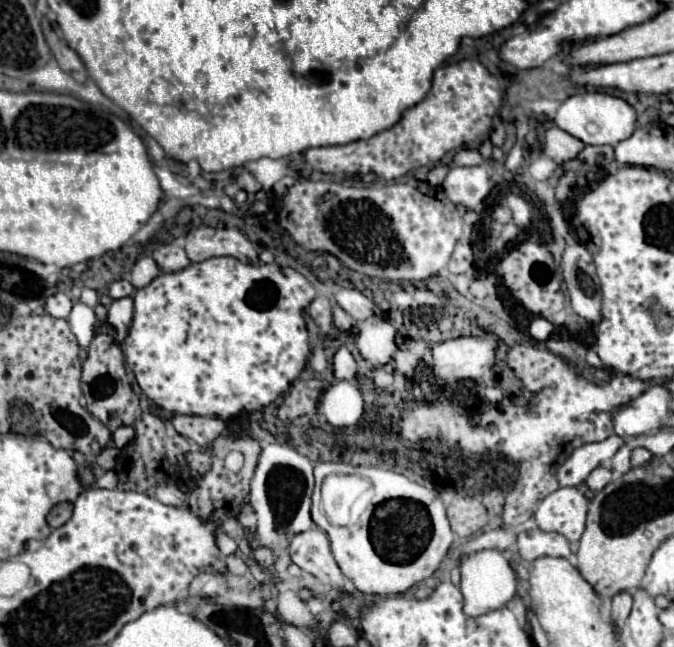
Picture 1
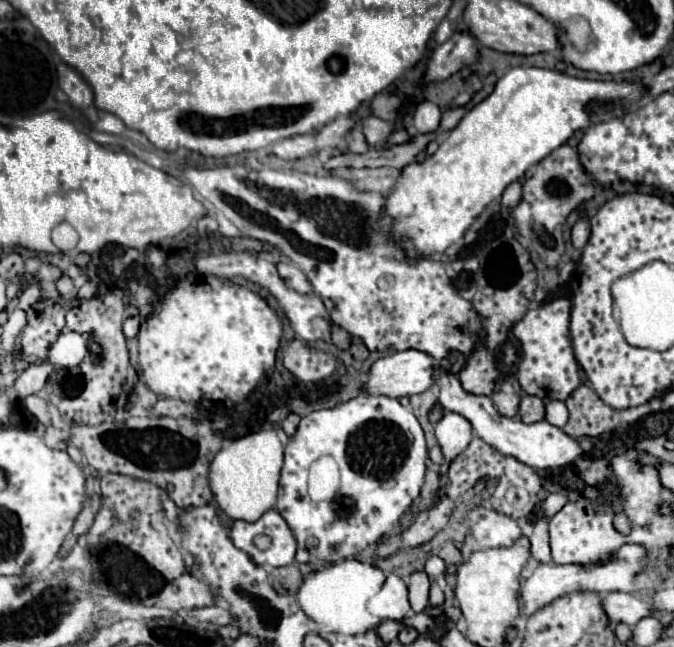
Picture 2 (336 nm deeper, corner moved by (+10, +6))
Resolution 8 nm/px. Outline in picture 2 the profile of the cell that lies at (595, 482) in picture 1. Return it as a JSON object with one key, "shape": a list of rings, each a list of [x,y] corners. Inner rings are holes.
{"shape":[[[554,492],[554,494],[548,494],[548,496],[544,498],[544,502],[542,502],[542,512],[544,512],[548,518],[552,518],[552,516],[554,516],[558,510],[562,510],[566,504],[568,504],[568,496],[562,494],[562,492]]]}

